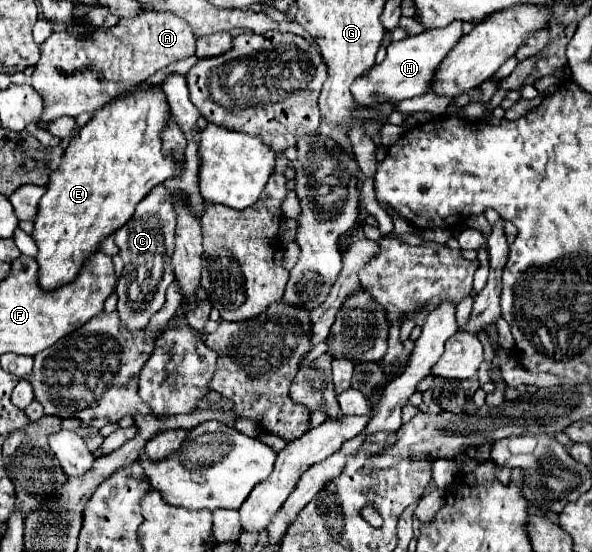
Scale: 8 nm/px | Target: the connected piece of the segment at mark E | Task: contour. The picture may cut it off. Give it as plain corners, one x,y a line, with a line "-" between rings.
161,87
135,93
121,93
115,101
99,109
93,119
79,131
79,135
73,137
73,141
65,149
59,167
49,177
47,191
39,201
37,215
33,221
31,237
39,249
35,257
39,265
37,283
43,291
53,291
73,281
83,269
85,261
91,257
91,253
99,251
101,241
105,241
133,217
139,201
155,185
175,175
175,163
161,151
161,131
169,117
171,111

